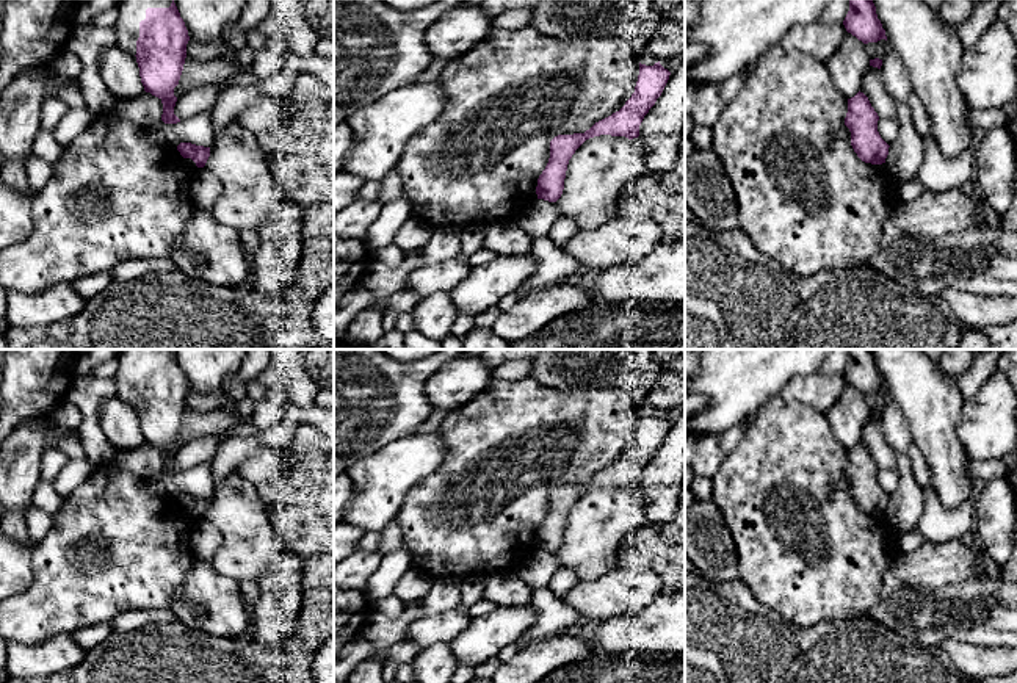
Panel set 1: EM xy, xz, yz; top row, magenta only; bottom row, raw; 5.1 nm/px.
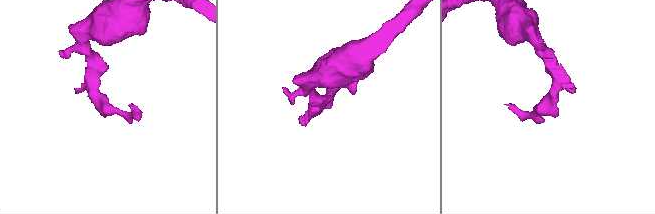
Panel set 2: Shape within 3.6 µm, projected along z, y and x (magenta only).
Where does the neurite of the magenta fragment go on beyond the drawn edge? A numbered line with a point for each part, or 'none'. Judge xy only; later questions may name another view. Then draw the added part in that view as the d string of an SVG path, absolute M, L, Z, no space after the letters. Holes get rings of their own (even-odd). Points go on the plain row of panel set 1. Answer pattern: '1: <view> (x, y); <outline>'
1: xy (130, 362); M125 349L116 354L118 371L114 374L116 398L136 406L139 373L146 370L147 359L169 359L174 349Z

